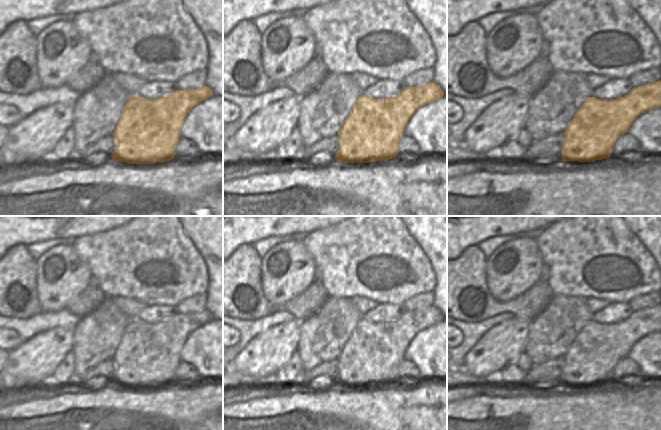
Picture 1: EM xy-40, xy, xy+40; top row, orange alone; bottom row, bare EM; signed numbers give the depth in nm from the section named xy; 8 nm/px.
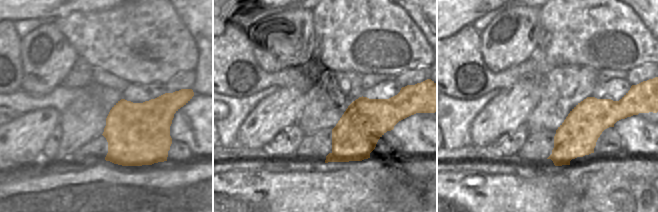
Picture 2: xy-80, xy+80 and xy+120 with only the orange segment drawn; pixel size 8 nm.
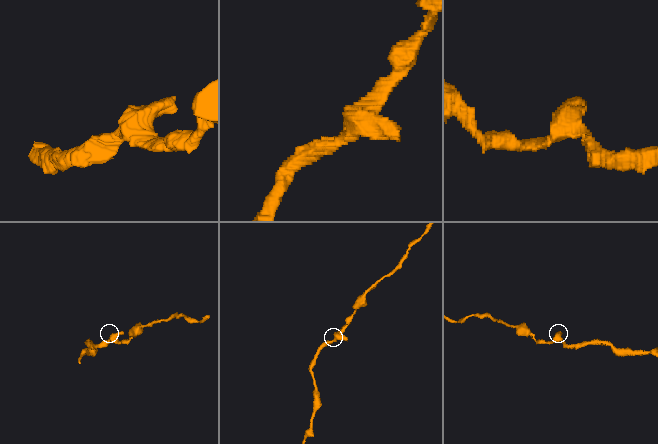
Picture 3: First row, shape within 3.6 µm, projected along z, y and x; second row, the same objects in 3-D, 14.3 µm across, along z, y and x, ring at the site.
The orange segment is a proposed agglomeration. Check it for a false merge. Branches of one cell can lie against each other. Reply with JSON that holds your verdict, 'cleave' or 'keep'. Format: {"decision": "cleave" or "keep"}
{"decision": "cleave"}

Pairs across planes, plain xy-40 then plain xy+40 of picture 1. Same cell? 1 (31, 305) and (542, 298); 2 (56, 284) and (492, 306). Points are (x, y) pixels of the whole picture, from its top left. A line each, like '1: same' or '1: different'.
1: same
2: different

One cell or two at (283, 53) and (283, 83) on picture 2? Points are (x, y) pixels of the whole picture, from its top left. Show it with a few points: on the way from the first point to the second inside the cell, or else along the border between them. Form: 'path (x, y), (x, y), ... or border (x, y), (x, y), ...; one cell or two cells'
border (303, 57), (278, 72), (267, 72), (260, 67); two cells

